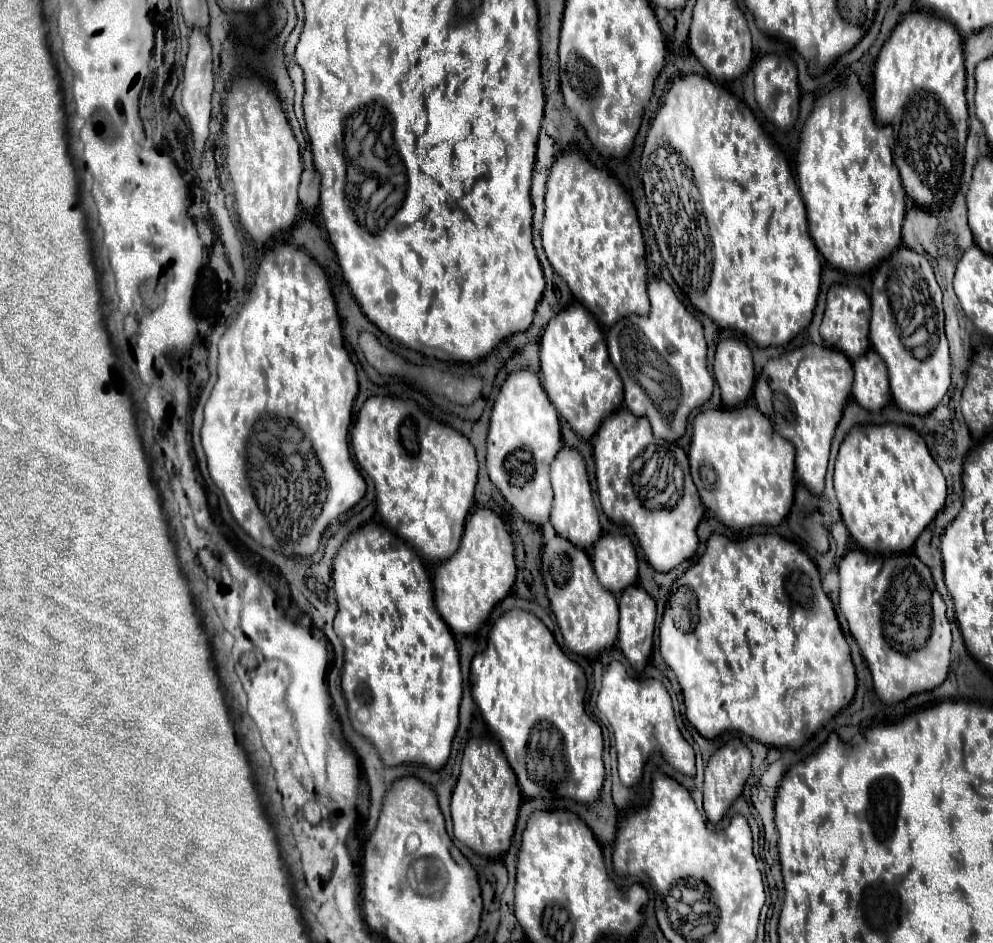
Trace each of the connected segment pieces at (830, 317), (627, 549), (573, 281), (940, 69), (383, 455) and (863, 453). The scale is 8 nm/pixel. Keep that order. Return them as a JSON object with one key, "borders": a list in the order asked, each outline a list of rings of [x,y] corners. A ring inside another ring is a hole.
{"borders":[[[[834,284],[828,290],[826,310],[824,310],[824,318],[820,324],[820,336],[826,342],[826,346],[840,350],[850,360],[854,360],[856,356],[862,356],[870,350],[868,320],[870,320],[870,298],[864,294],[864,290],[858,286]]],[[[604,534],[592,550],[592,564],[600,584],[616,596],[624,588],[636,584],[638,562],[634,544],[628,536]]],[[[566,152],[558,156],[548,174],[542,248],[554,272],[568,284],[572,296],[580,300],[584,308],[592,312],[592,316],[596,316],[600,326],[610,328],[612,324],[616,324],[616,320],[624,316],[646,316],[650,312],[650,302],[646,294],[646,250],[634,204],[616,178],[612,178],[604,170],[594,168],[580,152]]],[[[926,12],[906,14],[890,38],[882,46],[874,68],[874,118],[878,124],[888,124],[894,130],[894,162],[900,170],[906,196],[924,210],[946,206],[958,190],[964,166],[964,142],[968,134],[966,108],[966,70],[962,54],[962,38],[940,16]]],[[[372,396],[364,402],[352,428],[352,450],[360,468],[374,480],[380,518],[404,538],[426,562],[444,562],[460,546],[466,516],[474,504],[476,452],[466,436],[428,418],[412,400]]],[[[900,424],[854,426],[840,444],[834,490],[840,502],[842,522],[854,542],[870,554],[900,554],[914,546],[916,538],[946,506],[946,478],[932,460],[924,438]]]]}

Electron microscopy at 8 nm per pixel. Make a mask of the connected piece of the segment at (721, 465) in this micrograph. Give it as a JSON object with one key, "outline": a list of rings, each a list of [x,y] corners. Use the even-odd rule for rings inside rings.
{"outline":[[[756,406],[744,408],[722,408],[700,412],[694,420],[694,434],[688,450],[690,472],[702,504],[718,516],[718,520],[734,530],[742,530],[754,524],[776,526],[790,512],[794,500],[794,480],[792,480],[792,444],[778,436],[768,424],[768,418],[760,416]]]}

